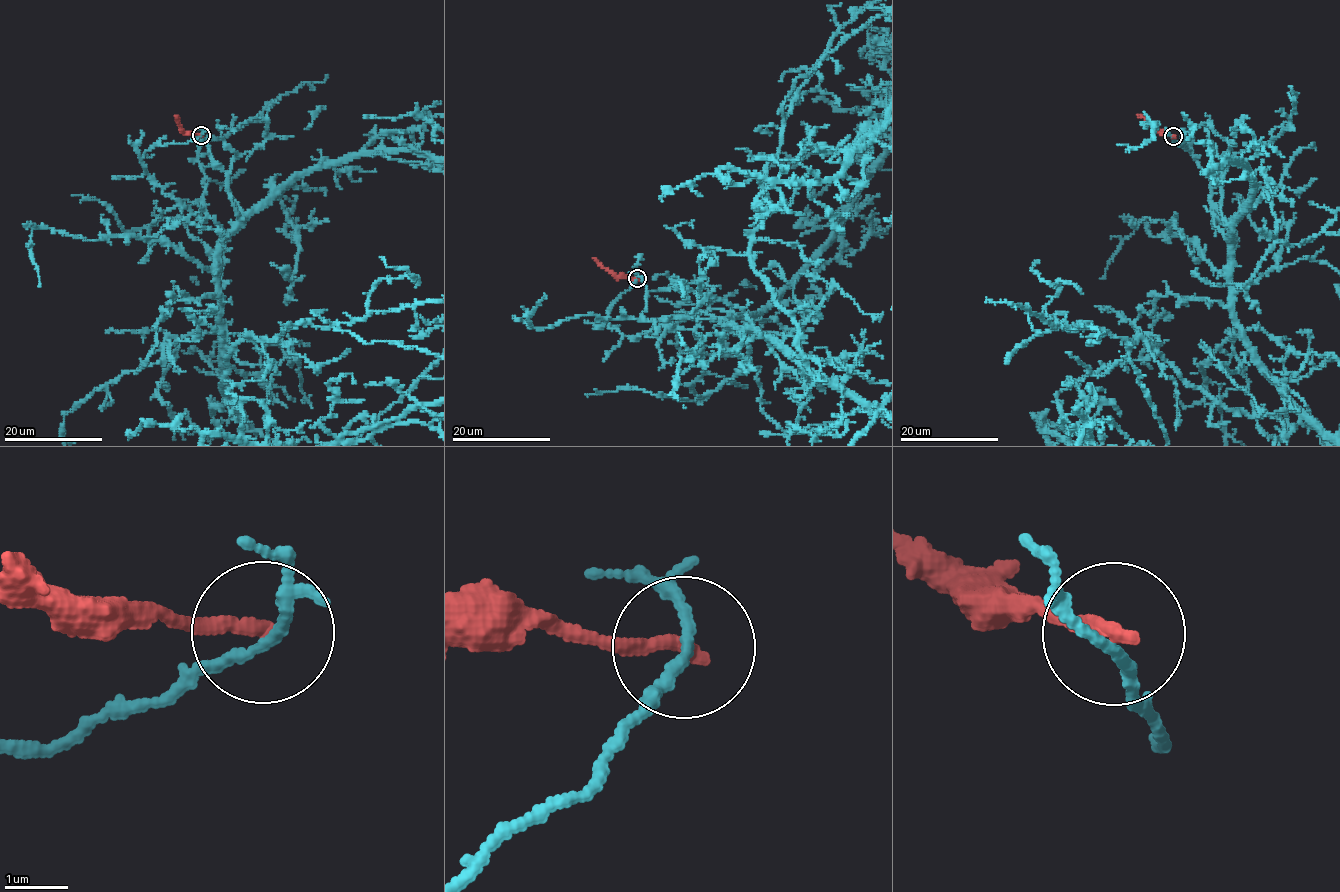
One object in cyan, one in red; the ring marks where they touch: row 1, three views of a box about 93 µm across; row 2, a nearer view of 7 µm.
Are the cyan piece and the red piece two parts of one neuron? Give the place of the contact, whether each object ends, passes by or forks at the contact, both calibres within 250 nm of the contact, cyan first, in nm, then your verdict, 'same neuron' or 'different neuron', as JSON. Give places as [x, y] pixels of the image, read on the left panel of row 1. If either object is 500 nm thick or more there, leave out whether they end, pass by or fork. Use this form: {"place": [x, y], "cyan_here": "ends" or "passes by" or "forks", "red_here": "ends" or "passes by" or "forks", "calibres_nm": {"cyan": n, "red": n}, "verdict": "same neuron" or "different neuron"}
{"place": [201, 135], "cyan_here": "passes by", "red_here": "ends", "calibres_nm": {"cyan": 150, "red": 240}, "verdict": "different neuron"}

